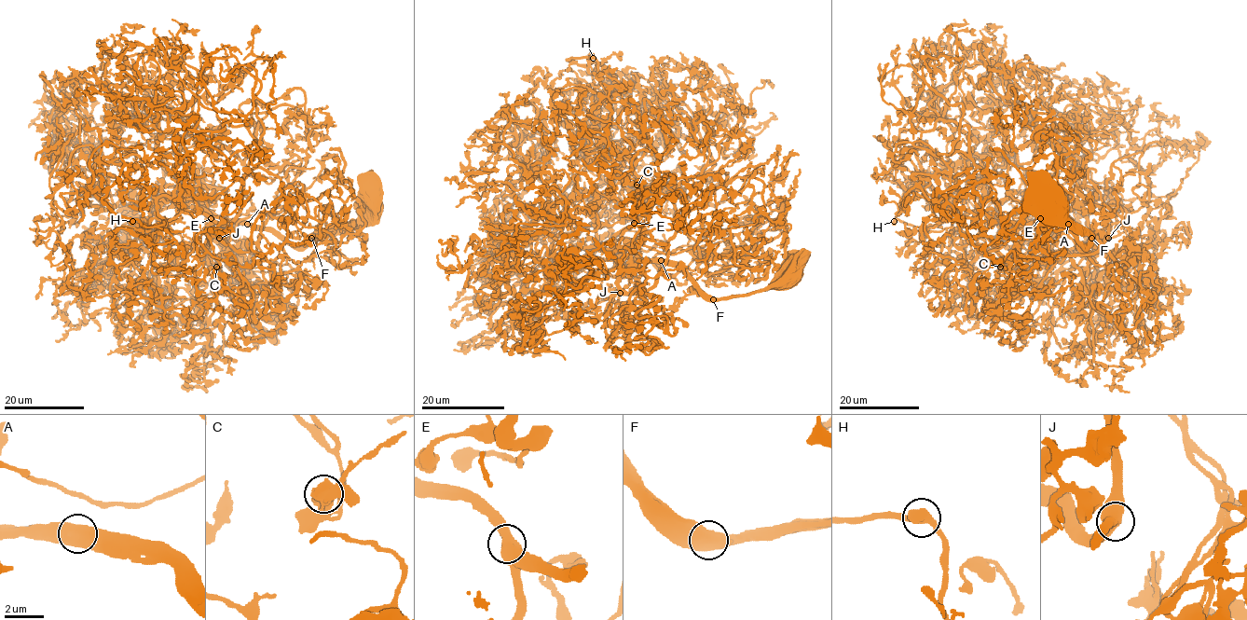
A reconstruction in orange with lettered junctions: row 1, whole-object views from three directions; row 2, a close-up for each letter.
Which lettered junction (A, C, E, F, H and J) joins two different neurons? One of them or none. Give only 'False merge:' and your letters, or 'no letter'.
False merge: no letter

